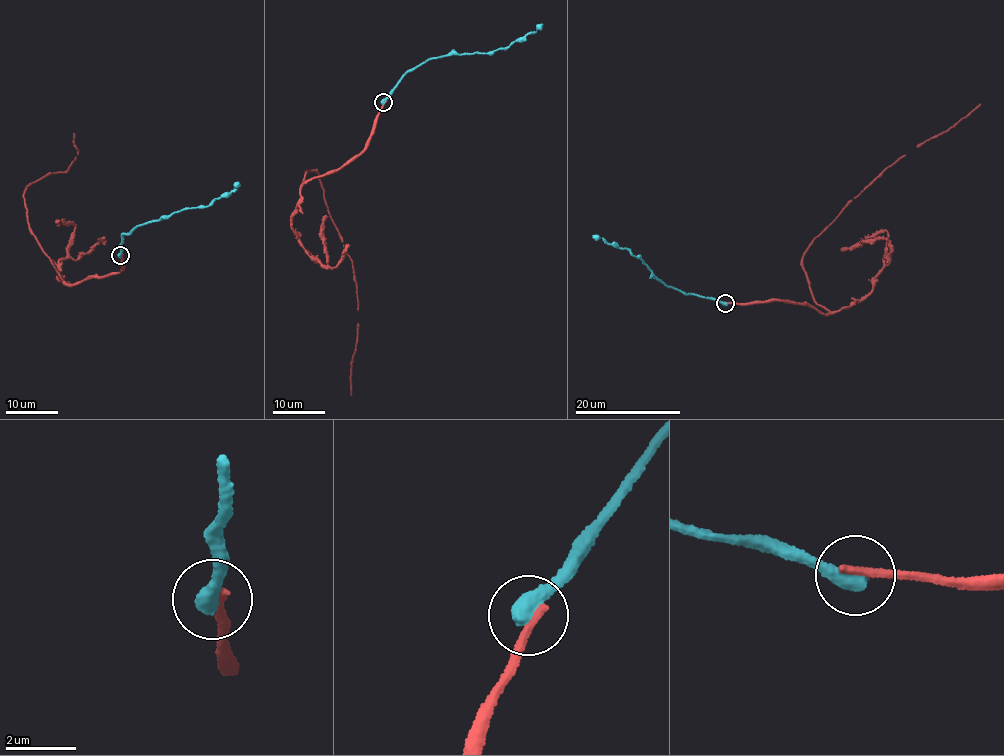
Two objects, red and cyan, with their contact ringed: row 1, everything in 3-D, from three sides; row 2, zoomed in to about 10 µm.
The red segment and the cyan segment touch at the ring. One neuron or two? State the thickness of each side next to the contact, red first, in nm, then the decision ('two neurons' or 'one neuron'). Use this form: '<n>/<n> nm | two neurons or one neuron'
280/500 nm | two neurons

